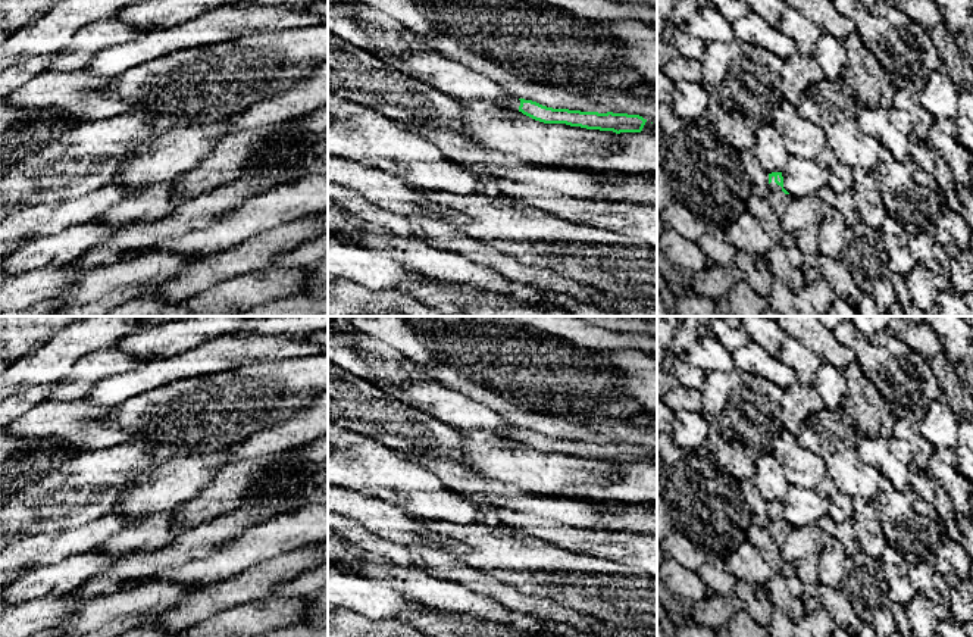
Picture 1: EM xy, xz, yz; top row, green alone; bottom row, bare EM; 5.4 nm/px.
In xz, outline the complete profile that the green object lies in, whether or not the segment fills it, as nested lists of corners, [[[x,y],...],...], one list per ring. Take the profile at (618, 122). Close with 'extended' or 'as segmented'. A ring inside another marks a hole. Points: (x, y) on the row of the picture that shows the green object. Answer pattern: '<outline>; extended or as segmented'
[[[516,97],[504,99],[504,107],[519,110],[523,115],[544,124],[566,124],[570,127],[581,127],[586,129],[613,131],[616,134],[620,132],[657,134],[657,127],[639,115],[553,109],[532,100]]]; extended

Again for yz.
[[[782,172],[769,174],[770,194],[767,197],[772,210],[780,216],[794,197],[783,188]]]; extended

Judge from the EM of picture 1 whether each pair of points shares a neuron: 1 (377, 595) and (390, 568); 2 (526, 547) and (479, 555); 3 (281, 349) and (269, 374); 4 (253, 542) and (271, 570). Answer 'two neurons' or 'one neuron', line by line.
1: two neurons
2: one neuron
3: two neurons
4: two neurons

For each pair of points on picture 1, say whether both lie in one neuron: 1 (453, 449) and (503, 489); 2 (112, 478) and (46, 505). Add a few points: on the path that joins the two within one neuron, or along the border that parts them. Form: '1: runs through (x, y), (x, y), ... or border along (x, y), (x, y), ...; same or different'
1: border along (424, 456), (457, 462); different
2: runs through (96, 480), (87, 487), (62, 497); same

